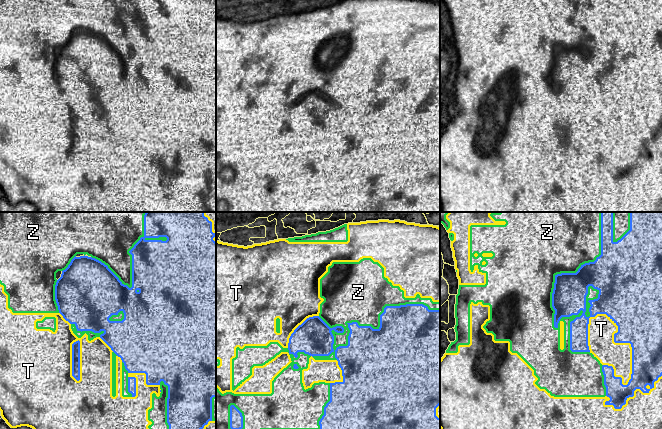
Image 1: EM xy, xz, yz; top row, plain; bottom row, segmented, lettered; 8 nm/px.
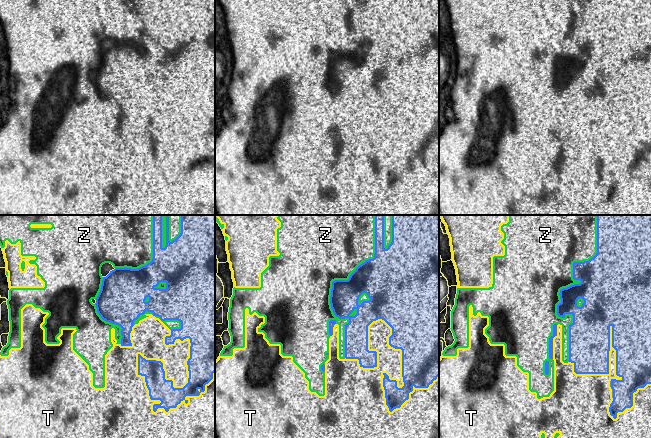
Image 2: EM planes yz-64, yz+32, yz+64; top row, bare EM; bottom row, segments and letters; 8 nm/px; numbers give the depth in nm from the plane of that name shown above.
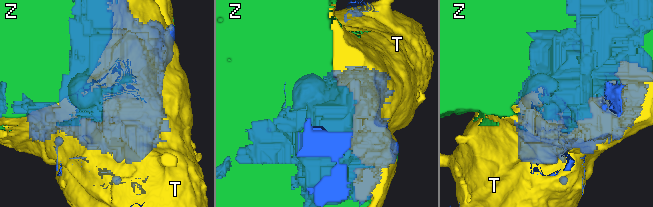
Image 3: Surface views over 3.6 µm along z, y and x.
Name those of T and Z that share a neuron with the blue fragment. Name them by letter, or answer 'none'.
none

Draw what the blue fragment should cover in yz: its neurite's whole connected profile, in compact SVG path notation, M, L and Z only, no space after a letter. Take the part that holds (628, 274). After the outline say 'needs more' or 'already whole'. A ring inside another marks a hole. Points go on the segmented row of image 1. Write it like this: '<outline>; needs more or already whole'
M601 212L601 255L596 258L594 262L589 262L581 265L576 273L561 273L555 275L554 289L552 293L552 307L555 310L554 327L558 328L558 323L562 317L570 317L576 315L577 317L570 322L570 350L572 352L590 352L588 346L588 324L589 318L595 317L597 314L606 314L617 326L618 332L614 334L615 343L630 343L632 347L632 374L631 379L627 385L622 384L621 377L614 376L614 369L612 366L603 365L602 372L604 375L604 385L606 387L606 396L610 398L605 402L605 405L613 405L615 409L621 409L626 404L629 397L634 396L634 391L640 389L643 393L649 393L654 388L654 382L662 376L662 212L630 212L630 230L617 242L613 241L613 212ZM592 286L599 291L598 298L589 300L590 316L585 315L586 312L586 296L588 294L588 287Z; already whole

